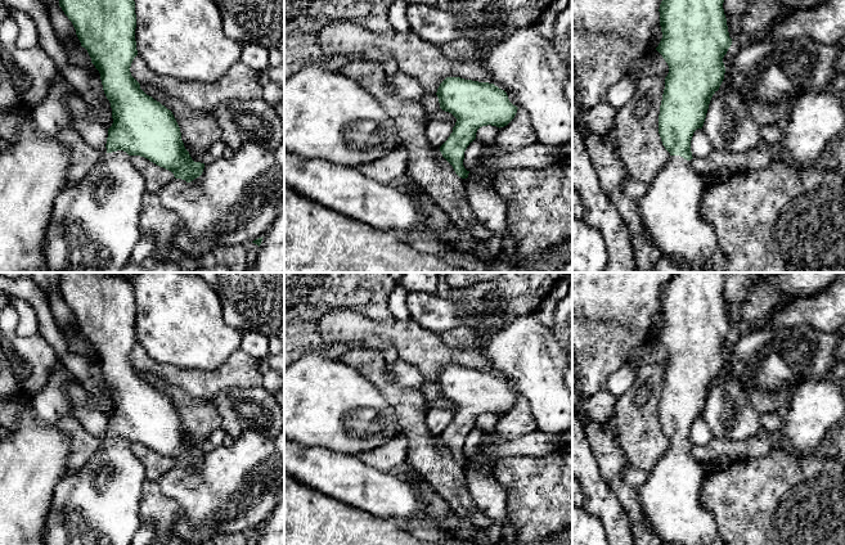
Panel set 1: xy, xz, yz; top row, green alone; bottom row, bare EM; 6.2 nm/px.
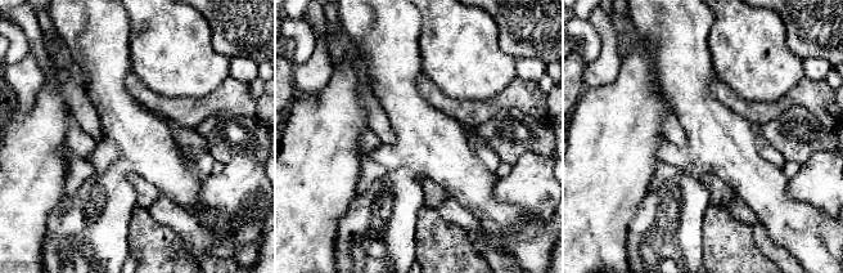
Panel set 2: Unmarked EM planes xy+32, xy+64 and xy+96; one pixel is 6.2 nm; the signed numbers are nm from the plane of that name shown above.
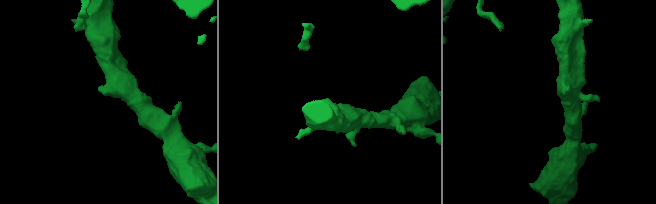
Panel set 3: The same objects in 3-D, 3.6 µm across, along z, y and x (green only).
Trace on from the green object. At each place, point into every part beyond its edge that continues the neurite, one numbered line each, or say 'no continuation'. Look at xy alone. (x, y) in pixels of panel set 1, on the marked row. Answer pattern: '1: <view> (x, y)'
1: xy (95, 224)

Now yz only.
1: yz (670, 211)

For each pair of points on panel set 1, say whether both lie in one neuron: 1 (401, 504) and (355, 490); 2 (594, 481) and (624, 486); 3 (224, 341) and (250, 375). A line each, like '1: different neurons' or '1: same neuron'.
1: same neuron
2: different neurons
3: different neurons

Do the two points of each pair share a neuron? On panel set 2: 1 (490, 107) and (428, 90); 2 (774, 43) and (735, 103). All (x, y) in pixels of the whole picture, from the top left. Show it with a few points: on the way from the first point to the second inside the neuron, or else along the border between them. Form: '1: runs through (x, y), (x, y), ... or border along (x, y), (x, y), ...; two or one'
1: runs through (474, 107), (451, 107), (443, 102); one
2: border along (716, 77), (743, 98), (770, 103); two

